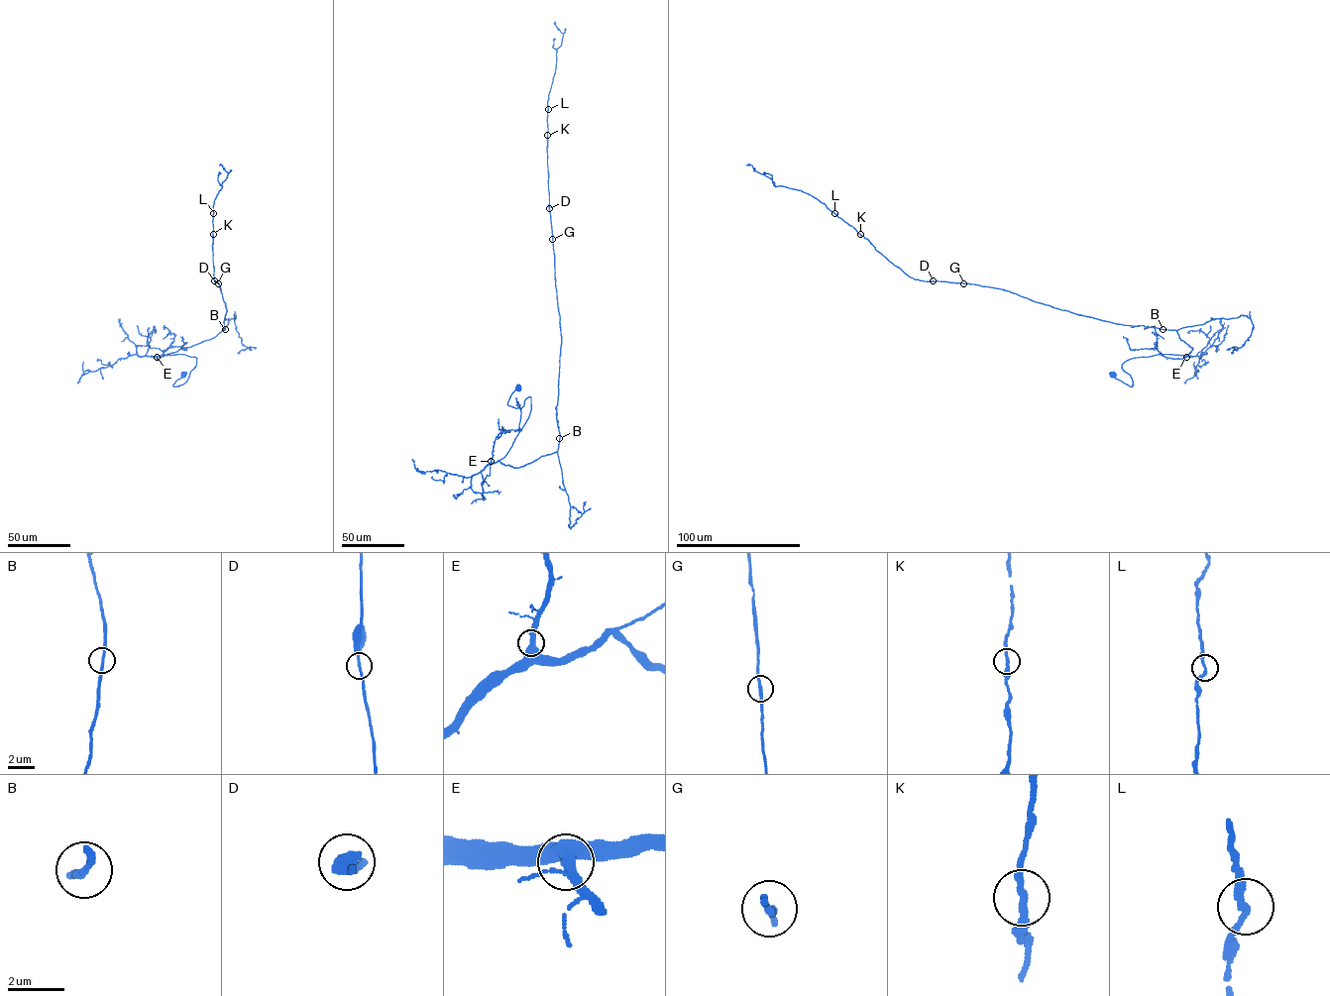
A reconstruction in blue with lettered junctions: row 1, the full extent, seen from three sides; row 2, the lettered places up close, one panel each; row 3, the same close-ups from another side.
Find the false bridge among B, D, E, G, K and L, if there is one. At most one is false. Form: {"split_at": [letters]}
{"split_at": []}

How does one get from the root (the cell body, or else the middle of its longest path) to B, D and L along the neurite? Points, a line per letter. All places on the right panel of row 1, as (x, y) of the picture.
B: (1112, 375), (1131, 387), (1131, 377), (1122, 368), (1126, 361), (1189, 353), (1192, 348), (1176, 330), (1163, 329)
D: (1112, 375), (1131, 387), (1124, 362), (1186, 355), (1192, 348), (1176, 330), (1116, 324), (1001, 289), (933, 280)
L: (1112, 375), (1131, 387), (1124, 362), (1192, 348), (1176, 330), (915, 279), (834, 213)

